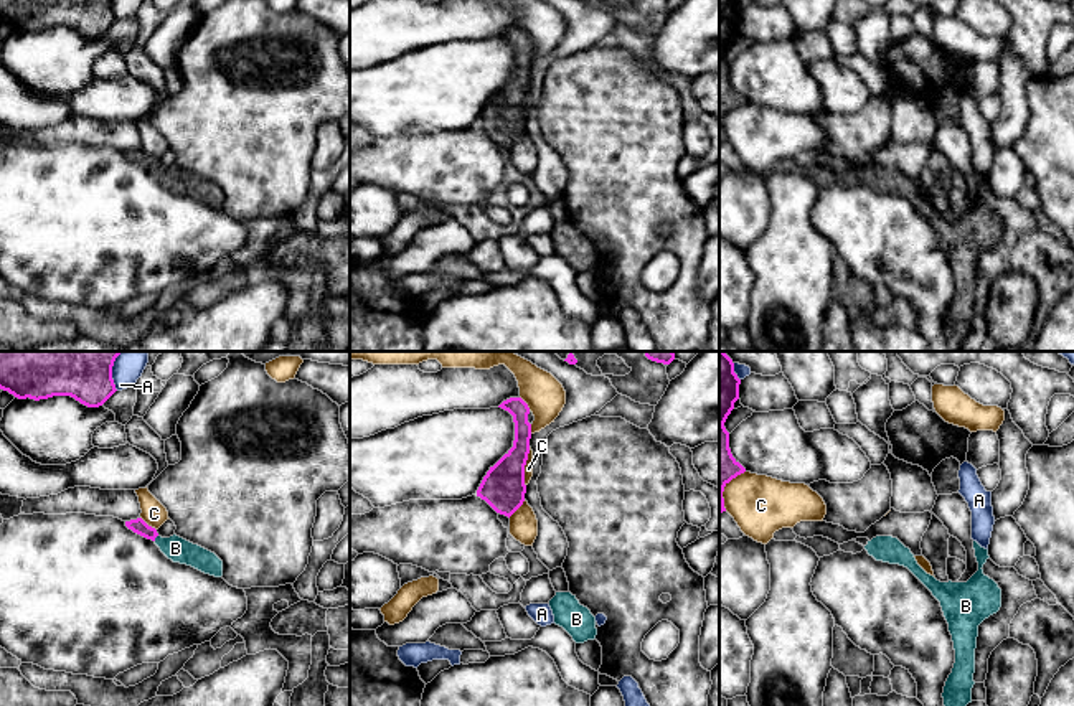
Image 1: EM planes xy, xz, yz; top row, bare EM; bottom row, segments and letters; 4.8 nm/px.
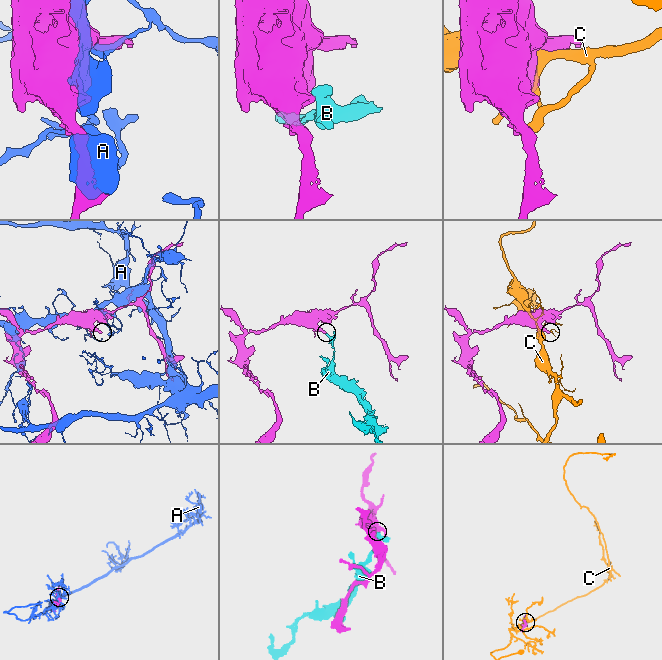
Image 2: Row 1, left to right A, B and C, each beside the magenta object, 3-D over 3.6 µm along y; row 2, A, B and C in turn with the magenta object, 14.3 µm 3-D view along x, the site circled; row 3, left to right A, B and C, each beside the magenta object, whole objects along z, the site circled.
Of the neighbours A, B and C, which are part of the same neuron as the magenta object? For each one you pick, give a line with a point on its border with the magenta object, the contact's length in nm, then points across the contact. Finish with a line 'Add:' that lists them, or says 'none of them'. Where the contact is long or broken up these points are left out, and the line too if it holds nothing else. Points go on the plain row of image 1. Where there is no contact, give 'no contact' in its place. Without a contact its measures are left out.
B: meets magenta in xy at (155, 167); contact 40 nm long; runs through xy (139, 157), (155, 167), (175, 178)
Add: B

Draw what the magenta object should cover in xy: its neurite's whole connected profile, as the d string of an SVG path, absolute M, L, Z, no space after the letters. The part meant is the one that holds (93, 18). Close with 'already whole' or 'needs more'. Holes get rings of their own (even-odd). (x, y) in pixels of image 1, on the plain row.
M0 0L0 20L35 31L71 26L87 38L102 36L117 21L112 0Z; already whole

